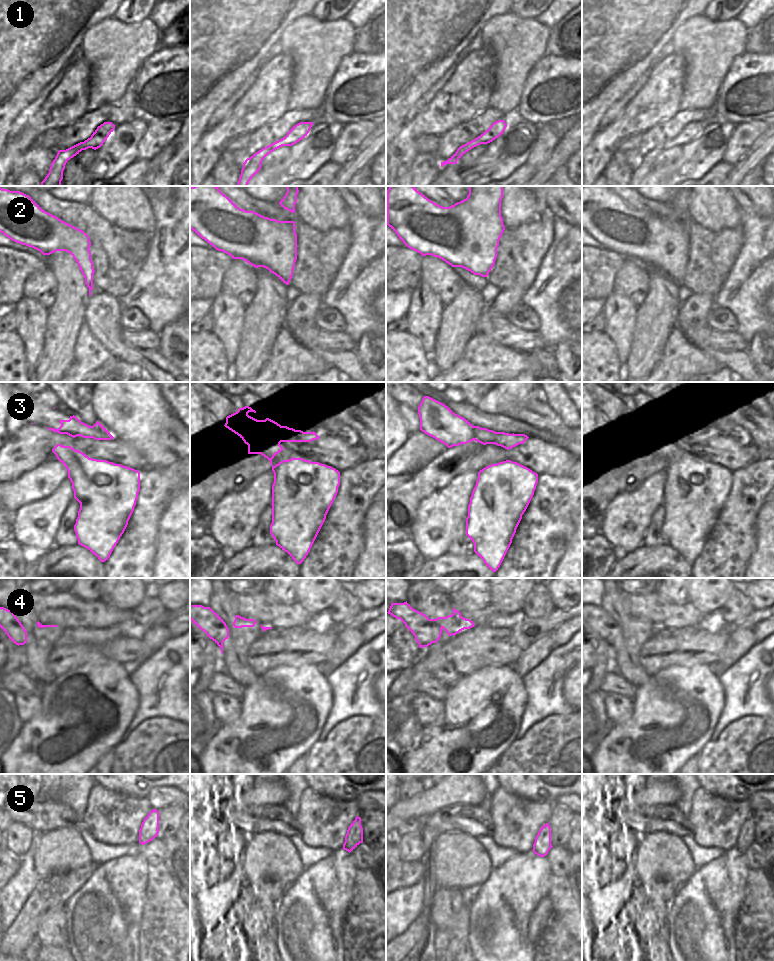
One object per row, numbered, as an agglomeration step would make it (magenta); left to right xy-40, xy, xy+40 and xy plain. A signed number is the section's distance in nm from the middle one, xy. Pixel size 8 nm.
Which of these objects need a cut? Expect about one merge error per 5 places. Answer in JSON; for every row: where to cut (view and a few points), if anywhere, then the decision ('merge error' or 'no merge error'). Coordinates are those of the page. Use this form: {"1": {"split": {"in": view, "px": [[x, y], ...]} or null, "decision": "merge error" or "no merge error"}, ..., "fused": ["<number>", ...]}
{"1": {"split": null, "decision": "no merge error"}, "2": {"split": null, "decision": "no merge error"}, "3": {"split": null, "decision": "no merge error"}, "4": {"split": null, "decision": "no merge error"}, "5": {"split": null, "decision": "no merge error"}, "fused": []}

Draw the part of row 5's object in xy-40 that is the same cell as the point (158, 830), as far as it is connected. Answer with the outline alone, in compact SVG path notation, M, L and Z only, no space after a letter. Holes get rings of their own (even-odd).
M153 809L145 817L139 830L139 843L144 845L157 837L159 833L159 811Z

